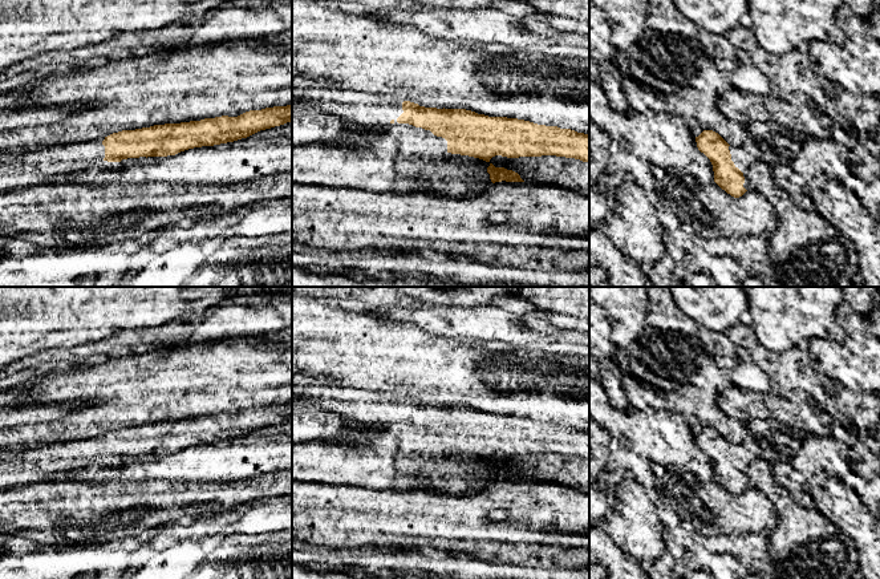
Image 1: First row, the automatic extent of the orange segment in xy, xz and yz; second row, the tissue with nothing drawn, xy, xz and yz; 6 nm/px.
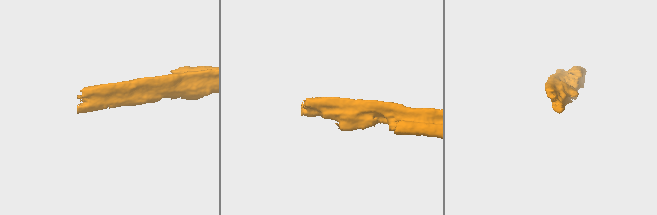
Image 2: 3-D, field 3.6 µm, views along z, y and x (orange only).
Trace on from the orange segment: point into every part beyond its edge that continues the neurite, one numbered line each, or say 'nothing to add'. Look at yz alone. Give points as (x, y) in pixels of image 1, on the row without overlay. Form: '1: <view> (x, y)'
1: yz (770, 440)

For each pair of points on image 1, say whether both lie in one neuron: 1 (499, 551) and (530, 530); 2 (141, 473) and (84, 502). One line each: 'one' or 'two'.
1: one
2: two

